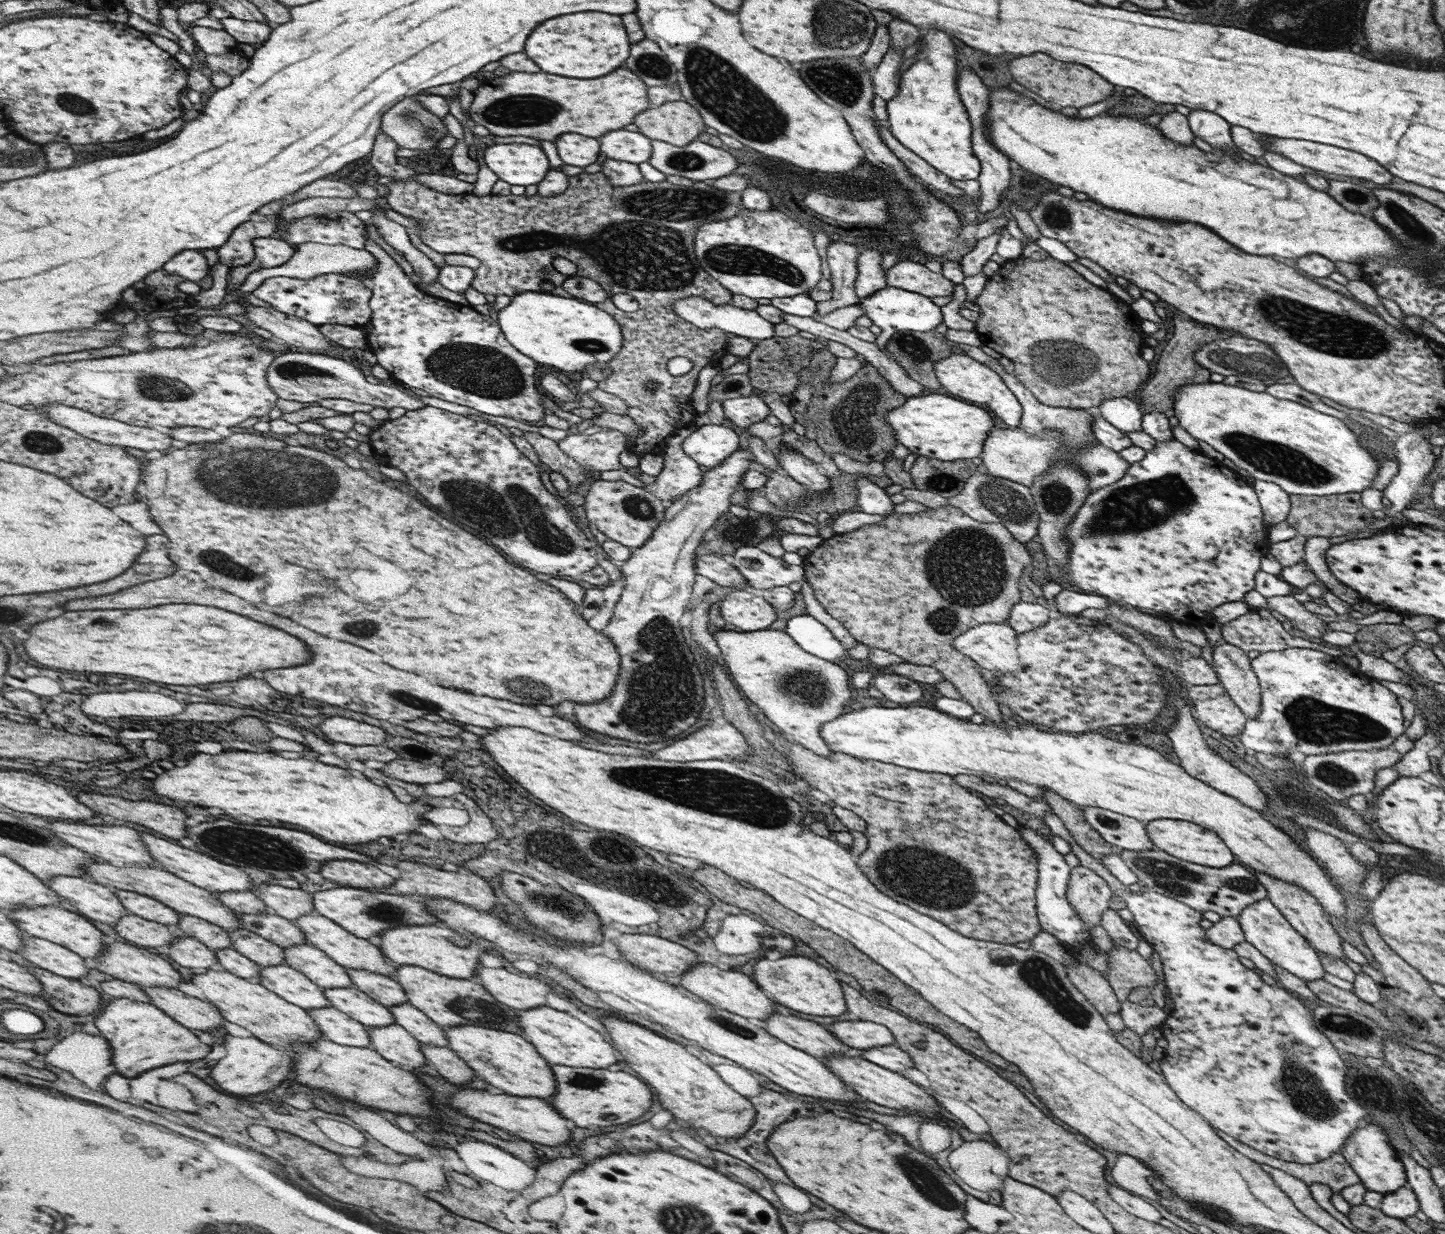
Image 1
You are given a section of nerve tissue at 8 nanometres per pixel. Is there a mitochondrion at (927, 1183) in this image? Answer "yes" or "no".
yes

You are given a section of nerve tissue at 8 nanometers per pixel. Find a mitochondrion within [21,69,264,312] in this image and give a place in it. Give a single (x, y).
(71, 103)

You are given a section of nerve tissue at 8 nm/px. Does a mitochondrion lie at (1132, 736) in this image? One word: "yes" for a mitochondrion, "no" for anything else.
no

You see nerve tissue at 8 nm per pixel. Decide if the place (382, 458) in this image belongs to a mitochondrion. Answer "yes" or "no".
no

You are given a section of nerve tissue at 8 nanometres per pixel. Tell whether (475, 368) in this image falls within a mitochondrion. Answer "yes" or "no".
yes

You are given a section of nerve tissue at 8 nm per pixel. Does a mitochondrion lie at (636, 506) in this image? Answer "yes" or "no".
yes

